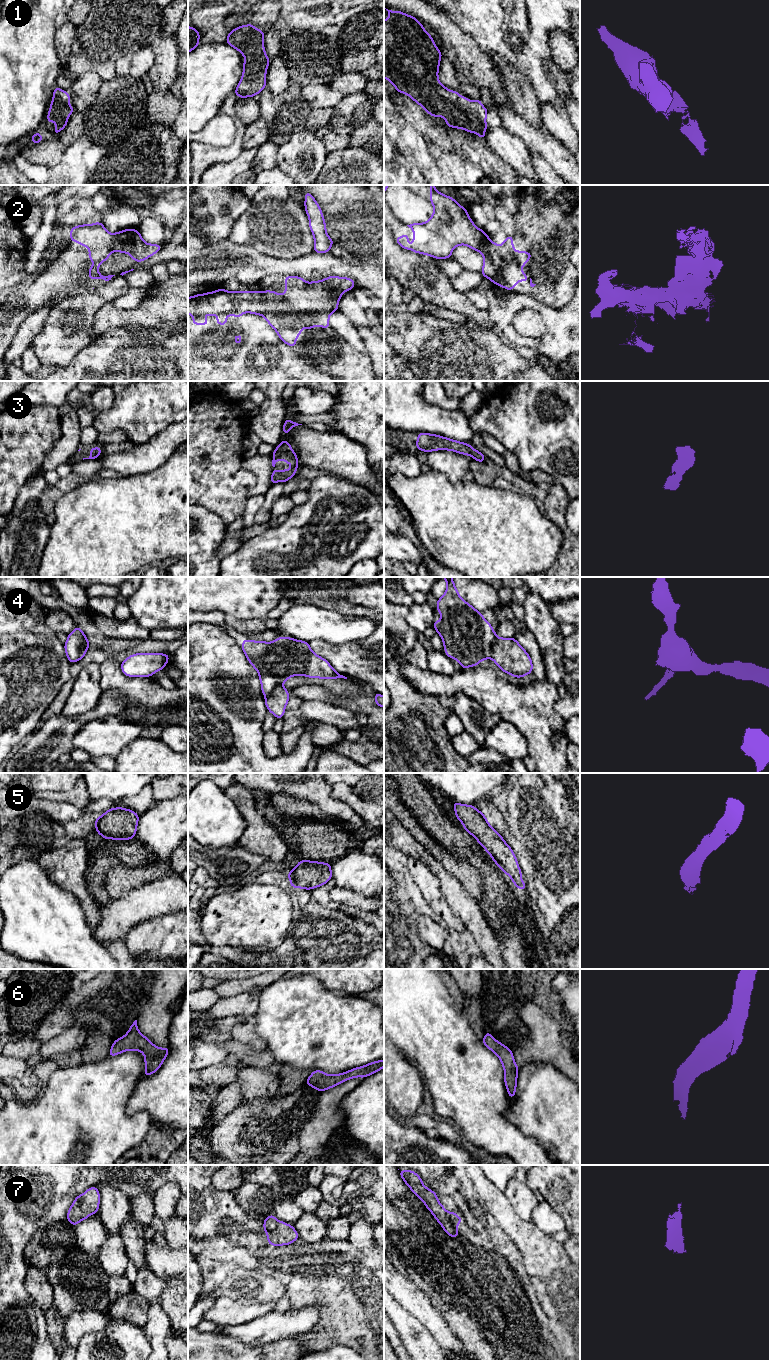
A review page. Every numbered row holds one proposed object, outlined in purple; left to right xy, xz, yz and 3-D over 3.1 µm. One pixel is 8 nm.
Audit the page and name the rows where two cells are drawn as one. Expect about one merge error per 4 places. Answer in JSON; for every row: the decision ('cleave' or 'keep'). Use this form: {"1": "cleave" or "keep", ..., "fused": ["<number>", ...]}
{"1": "keep", "2": "keep", "3": "keep", "4": "cleave", "5": "keep", "6": "keep", "7": "keep", "fused": ["4"]}

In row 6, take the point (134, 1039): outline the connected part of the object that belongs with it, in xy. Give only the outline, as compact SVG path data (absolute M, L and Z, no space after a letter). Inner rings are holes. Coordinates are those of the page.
M135 1020L129 1031L121 1038L114 1040L108 1056L116 1056L124 1051L140 1051L145 1056L144 1062L146 1070L144 1077L155 1073L168 1056L168 1046L158 1048L148 1038L146 1038L137 1028Z

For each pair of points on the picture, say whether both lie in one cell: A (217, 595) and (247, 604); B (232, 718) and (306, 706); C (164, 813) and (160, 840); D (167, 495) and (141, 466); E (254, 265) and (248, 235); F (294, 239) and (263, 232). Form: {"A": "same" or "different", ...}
{"A": "same", "B": "different", "C": "same", "D": "different", "E": "different", "F": "same"}

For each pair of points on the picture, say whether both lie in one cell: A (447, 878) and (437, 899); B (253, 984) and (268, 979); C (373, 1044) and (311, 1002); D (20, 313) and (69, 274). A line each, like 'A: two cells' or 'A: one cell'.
A: two cells
B: one cell
C: one cell
D: one cell

